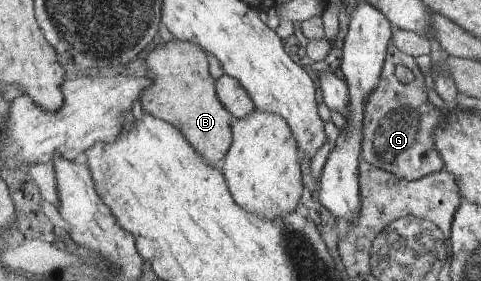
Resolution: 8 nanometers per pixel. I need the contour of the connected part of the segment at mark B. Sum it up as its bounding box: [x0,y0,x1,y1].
[140,38,232,166]

